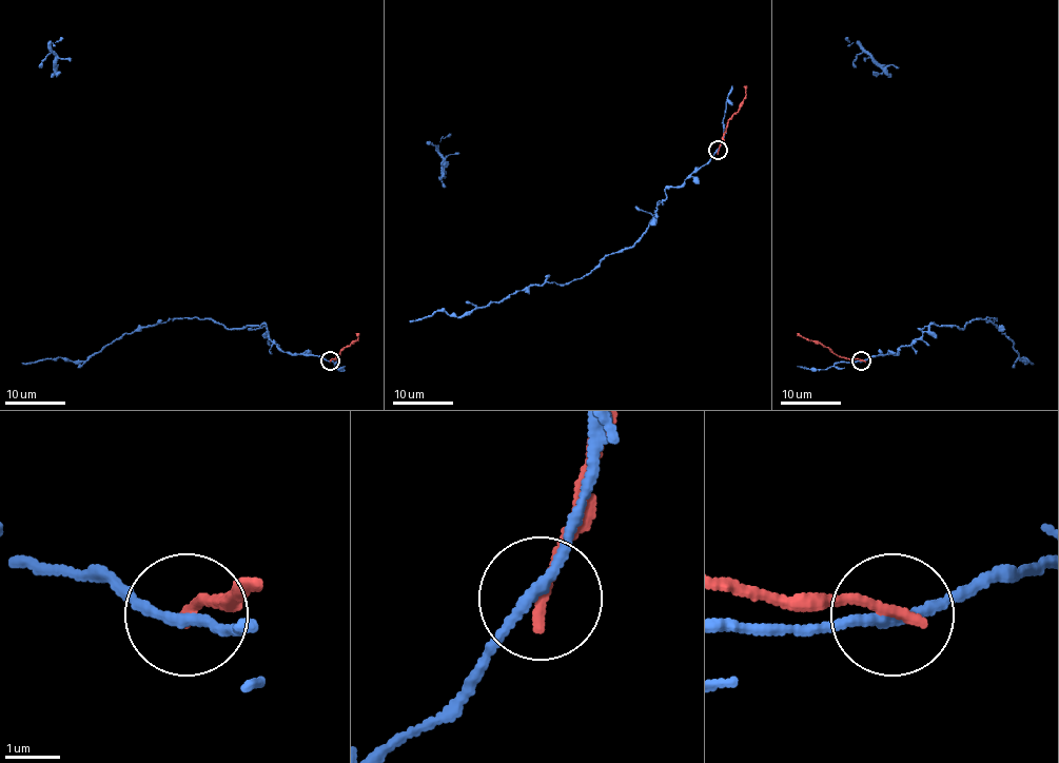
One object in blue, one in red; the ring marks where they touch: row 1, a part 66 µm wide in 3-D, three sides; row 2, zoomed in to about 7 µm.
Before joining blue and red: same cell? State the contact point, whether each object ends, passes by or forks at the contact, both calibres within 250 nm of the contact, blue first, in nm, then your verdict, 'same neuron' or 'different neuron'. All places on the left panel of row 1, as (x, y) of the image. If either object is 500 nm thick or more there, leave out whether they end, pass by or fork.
at (330, 360); blue passes by; red ends there; 180 nm thick on the blue side, 200 nm on the other; different neuron

